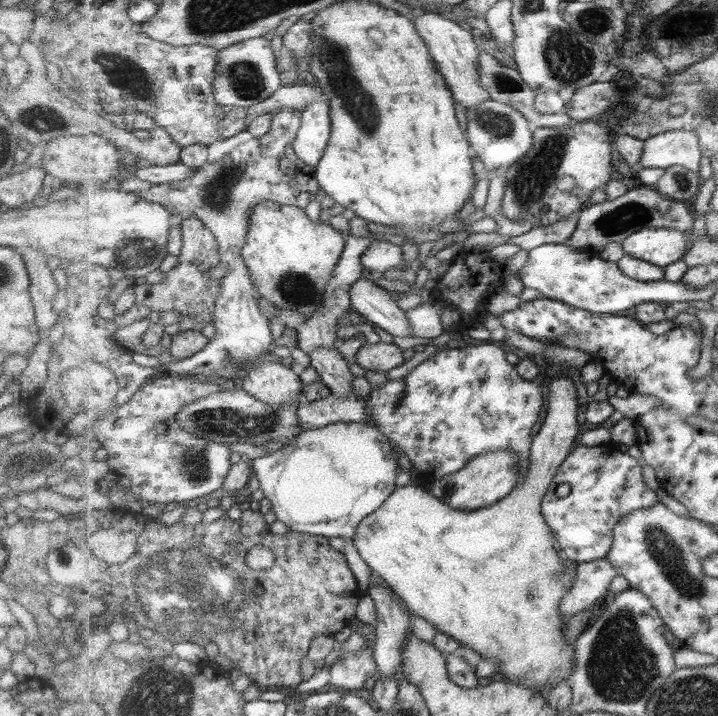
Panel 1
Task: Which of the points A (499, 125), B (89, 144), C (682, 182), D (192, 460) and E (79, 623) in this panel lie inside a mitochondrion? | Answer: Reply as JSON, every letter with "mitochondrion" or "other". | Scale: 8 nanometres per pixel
{"A":"mitochondrion","B":"other","C":"mitochondrion","D":"mitochondrion","E":"other"}

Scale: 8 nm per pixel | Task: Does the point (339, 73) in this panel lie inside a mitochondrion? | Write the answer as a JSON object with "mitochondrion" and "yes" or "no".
{"mitochondrion":"yes"}

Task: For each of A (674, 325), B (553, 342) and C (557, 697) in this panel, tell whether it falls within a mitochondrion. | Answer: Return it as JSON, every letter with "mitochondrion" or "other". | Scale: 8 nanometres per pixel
{"A":"other","B":"other","C":"other"}

